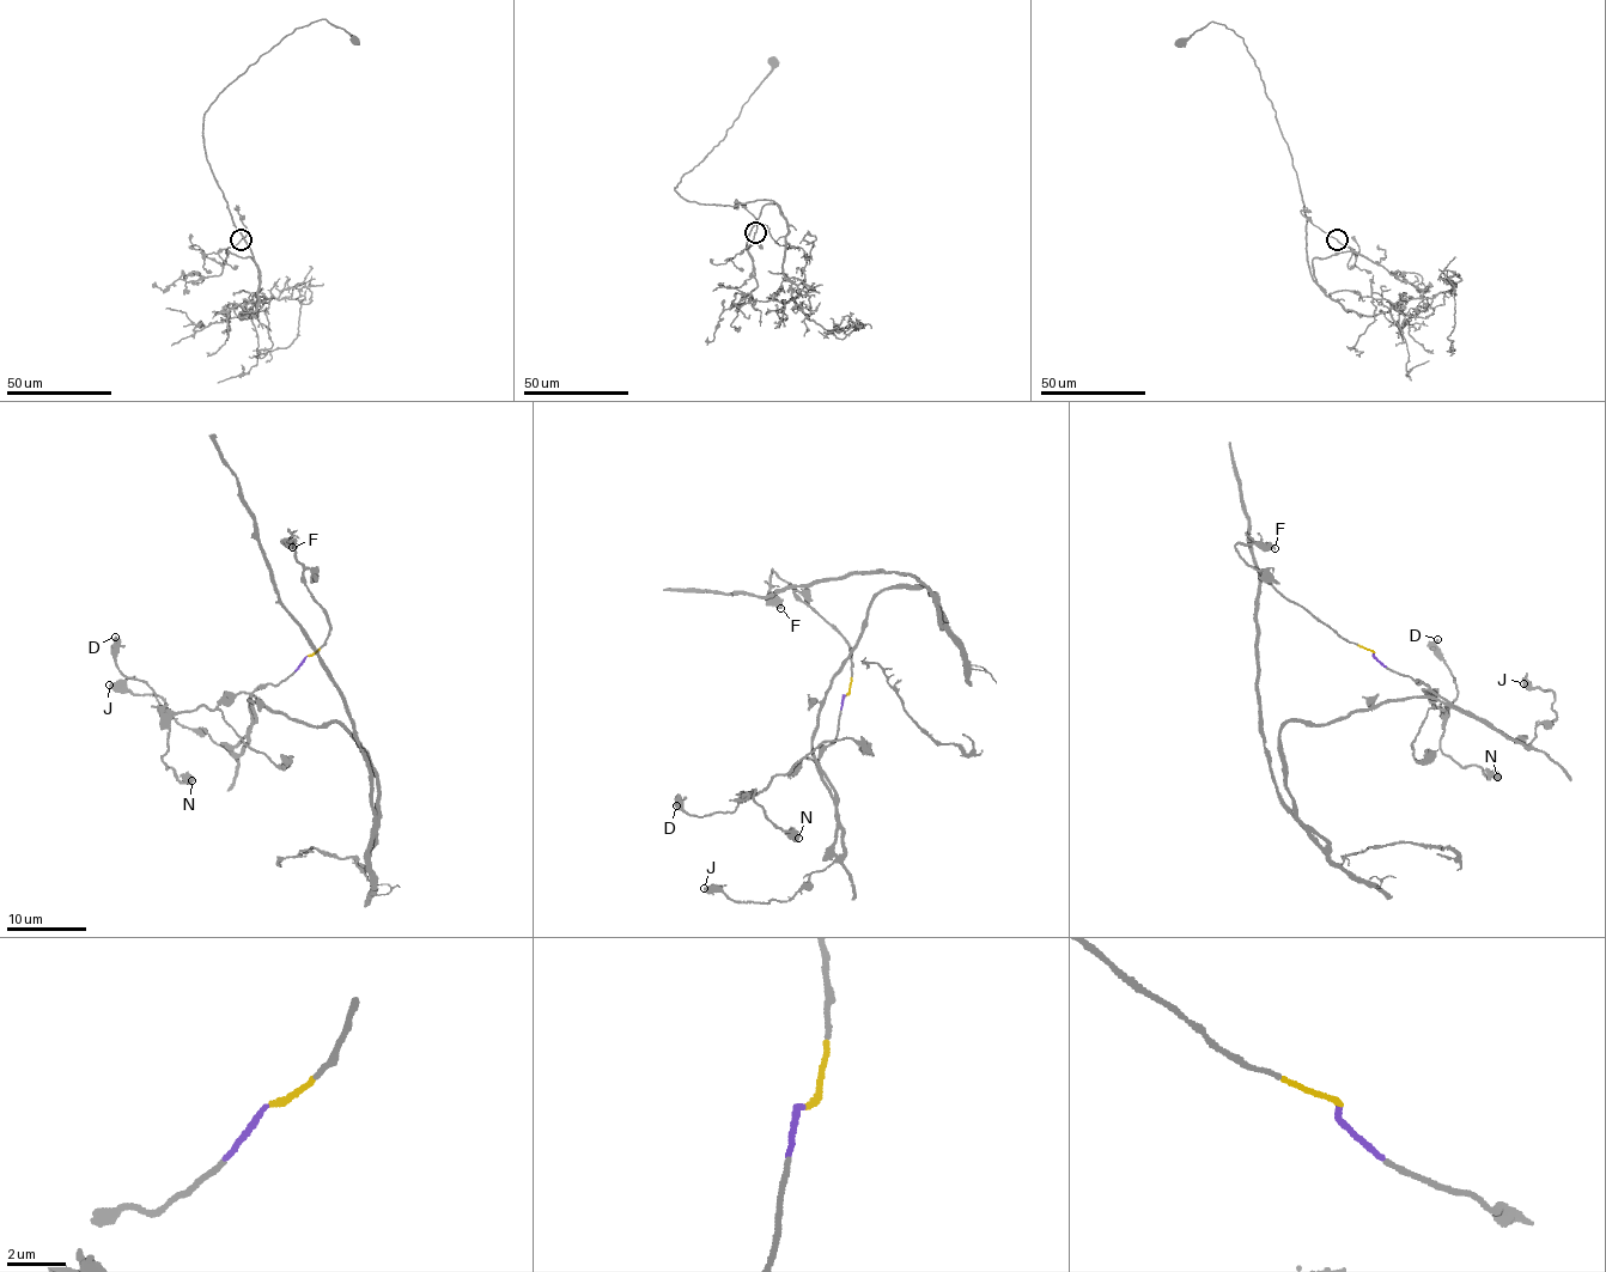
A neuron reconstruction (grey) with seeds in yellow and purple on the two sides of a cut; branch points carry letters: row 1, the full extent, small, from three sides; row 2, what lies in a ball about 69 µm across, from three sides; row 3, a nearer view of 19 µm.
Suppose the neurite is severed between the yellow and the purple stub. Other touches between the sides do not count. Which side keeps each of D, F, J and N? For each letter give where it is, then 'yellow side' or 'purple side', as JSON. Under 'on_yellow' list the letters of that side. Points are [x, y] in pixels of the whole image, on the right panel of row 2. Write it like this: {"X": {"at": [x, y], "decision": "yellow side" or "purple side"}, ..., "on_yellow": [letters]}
{"D": {"at": [1437, 639], "decision": "purple side"}, "F": {"at": [1275, 548], "decision": "yellow side"}, "J": {"at": [1524, 683], "decision": "purple side"}, "N": {"at": [1497, 777], "decision": "purple side"}, "on_yellow": ["F"]}

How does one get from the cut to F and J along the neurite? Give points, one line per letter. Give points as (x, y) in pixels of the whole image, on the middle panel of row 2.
F: (846, 695), (851, 668), (846, 637), (772, 571), (770, 598), (780, 608)
J: (844, 695), (837, 737), (817, 762), (834, 803), (837, 834), (831, 862), (784, 900), (732, 901), (704, 887)

